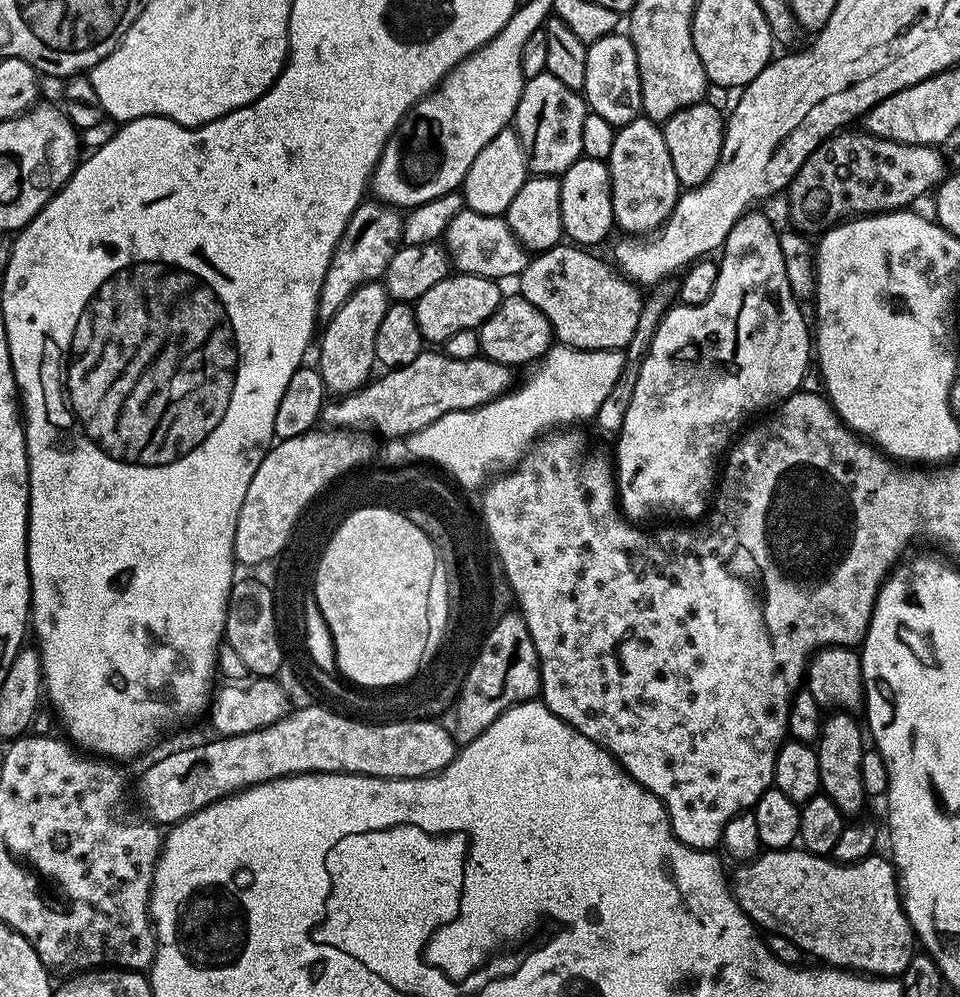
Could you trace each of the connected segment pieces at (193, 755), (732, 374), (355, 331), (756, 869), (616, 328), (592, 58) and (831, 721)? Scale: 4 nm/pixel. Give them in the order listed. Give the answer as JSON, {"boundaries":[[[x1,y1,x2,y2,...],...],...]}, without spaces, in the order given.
{"boundaries":[[[312,704,309,708,300,708,291,711,284,716,276,724,256,730,250,734,242,734,238,736,226,736,223,738,211,738,205,744,196,744,193,748,180,748,177,752,172,752,169,756,164,756,161,760,156,760,144,773,140,776,140,804,143,815,151,820,157,826,171,826,177,824,179,820,184,820,190,814,194,814,198,810,202,810,206,806,210,806,214,801,220,800,223,796,232,796,236,792,240,792,243,788,253,788,264,782,277,780,283,776,301,776,307,772,353,772,359,776,377,776,378,778,390,778,391,780,405,780,406,778,422,778,423,776,433,776,435,772,443,772,445,766,456,757,458,751,457,741,454,739,453,733,448,732,436,720,398,720,389,723,365,722,363,720,354,720,348,716,343,716,340,712,333,710,331,707,324,706,319,708,318,705]],[[749,210,745,216,738,218,738,222,734,222,718,256,720,269,718,270,718,282,714,282,714,294,710,294,710,298,706,298,706,302,701,304,680,302,669,307,661,319,661,324,654,331,649,352,645,356,645,361,642,362,638,382,635,383,634,394,631,395,630,406,627,407,625,421,622,422,619,436,614,440,616,444,616,456,614,455,616,495,620,511,633,522,645,522,644,520,650,519,651,516,677,516,680,519,677,521,680,522,699,521,709,511,710,501,713,499,714,489,718,484,718,461,729,451,730,445,737,439,741,429,753,419,751,416,755,412,762,411,763,408,771,409,779,405,781,400,787,400,795,392,801,391,803,384,800,383,803,382,804,375,808,372,808,360,810,364,810,357,814,352,814,340,810,335,810,324,808,328,807,322,804,321,804,312,800,309,801,301,791,290,786,272,786,261,780,245,780,232,772,225,771,218,760,211]],[[383,283,364,284,358,290,354,290,354,294,350,294,350,298,346,298,346,302,342,302,342,306,338,306,338,314,331,316,323,325,318,336,318,348,320,344,318,367,322,374,322,382,329,393,347,394,356,392,369,383,370,377,373,375,372,367,377,367,378,364,376,358,378,326,382,326,382,318,386,318,389,303,390,297,387,290,384,289]],[[793,846,790,848,774,848,761,851,760,855,752,860,741,863,736,873,731,873,730,887,732,895,742,906,742,910,747,914,757,929,765,933,781,935,794,942,801,950,801,953,817,956,819,963,824,966,834,968,847,968,851,971,870,976,890,976,893,978,903,977,906,966,910,966,910,958,918,951,918,941,916,933,912,931,910,922,906,918,904,901,900,899,900,886,896,883,896,870,892,867,891,859,884,860,879,854,867,856,865,860,855,860,853,864,837,864,835,860,826,856,815,856,812,852,804,851,803,847]],[[571,242,555,244,544,252,537,252,531,257,518,278,519,295,530,306,538,306,552,327,553,337,563,347,581,348,582,350,624,350,638,325,638,316,642,312,644,301,641,289,633,284,623,272,617,270,607,259,599,260,595,251]],[[617,30,587,45,586,78,582,89,584,103,591,112,618,129,642,114,642,78,638,70,638,54,634,54,634,42,623,31]],[[836,710,825,715,820,726,820,739,815,745,823,795,829,796,834,806,838,806,838,810,848,818,862,811,866,801,862,786,862,754,866,751,866,736,861,721,859,724,852,716,855,715,848,710]]]}

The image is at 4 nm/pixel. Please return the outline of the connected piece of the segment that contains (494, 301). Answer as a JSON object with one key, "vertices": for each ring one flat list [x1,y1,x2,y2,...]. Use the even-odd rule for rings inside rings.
{"vertices":[[465,272,449,274,434,282,434,286,430,286,430,290,422,294,422,298,414,301,418,330,424,341,432,346,443,346,450,334,458,334,458,330,479,329,486,318,490,318,490,314,498,310,502,299,500,288,501,285,495,280]]}

